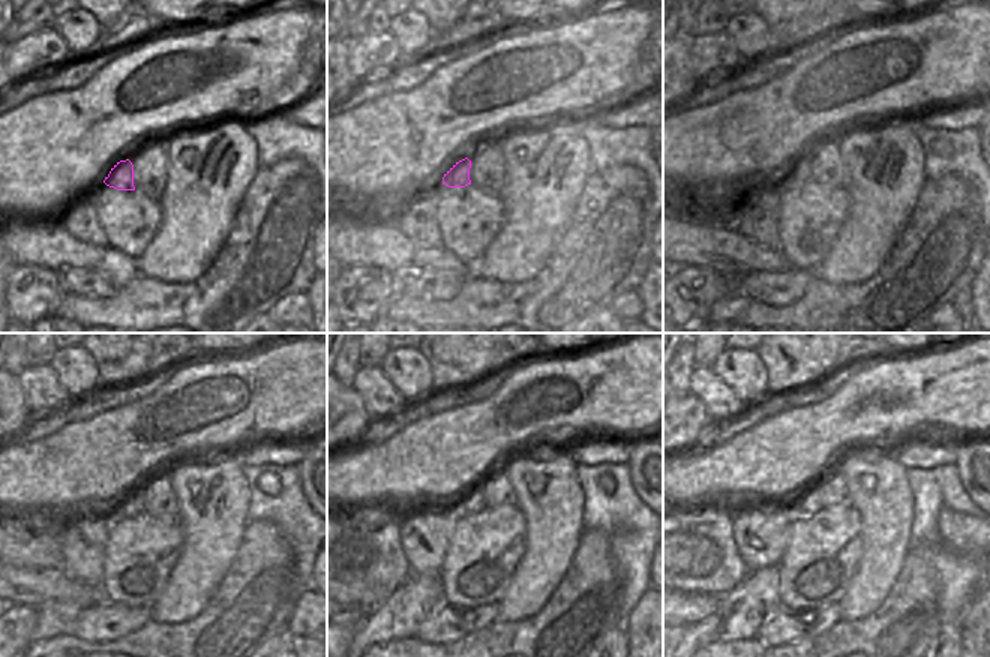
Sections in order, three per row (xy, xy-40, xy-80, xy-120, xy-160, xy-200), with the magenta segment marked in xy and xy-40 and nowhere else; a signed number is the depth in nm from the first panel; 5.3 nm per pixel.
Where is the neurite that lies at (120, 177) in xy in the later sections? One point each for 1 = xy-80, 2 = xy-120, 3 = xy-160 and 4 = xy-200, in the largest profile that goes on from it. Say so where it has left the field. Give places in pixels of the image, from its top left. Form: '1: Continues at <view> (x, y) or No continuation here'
1: Continues at xy-80 (797, 173)
2: Continues at xy-120 (132, 504)
3: Continues at xy-160 (473, 503)
4: Continues at xy-200 (812, 501).

